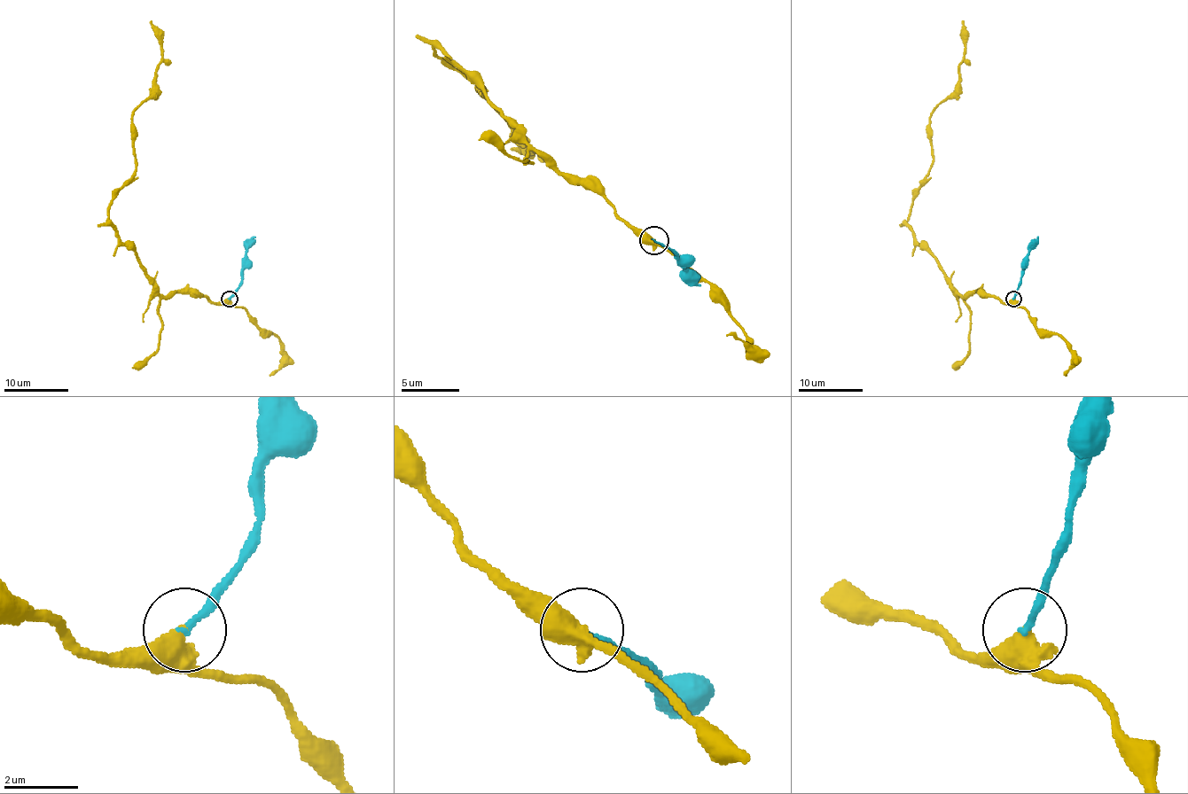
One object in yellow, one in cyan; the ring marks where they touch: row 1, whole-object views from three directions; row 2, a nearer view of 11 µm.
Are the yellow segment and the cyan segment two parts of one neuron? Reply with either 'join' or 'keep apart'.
join

